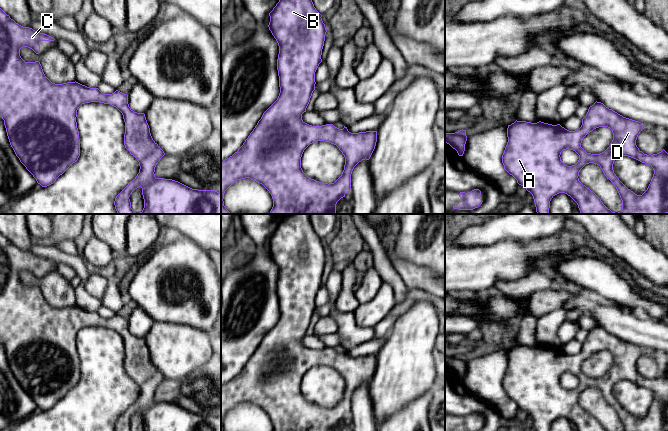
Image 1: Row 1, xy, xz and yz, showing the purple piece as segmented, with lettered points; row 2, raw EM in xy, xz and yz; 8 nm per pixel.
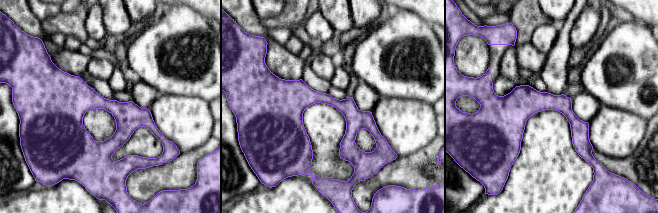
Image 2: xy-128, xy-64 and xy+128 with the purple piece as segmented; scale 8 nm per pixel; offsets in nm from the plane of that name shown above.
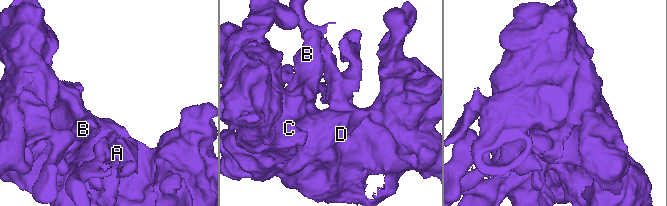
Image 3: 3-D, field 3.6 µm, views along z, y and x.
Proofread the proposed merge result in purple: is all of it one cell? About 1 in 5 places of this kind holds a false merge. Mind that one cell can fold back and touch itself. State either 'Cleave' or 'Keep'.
Keep

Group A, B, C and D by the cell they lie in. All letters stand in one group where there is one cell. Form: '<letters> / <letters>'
A B C D

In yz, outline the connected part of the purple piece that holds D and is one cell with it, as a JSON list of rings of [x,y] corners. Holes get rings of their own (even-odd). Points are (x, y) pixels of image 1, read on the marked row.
[[[597,101],[589,107],[586,116],[582,119],[581,127],[575,131],[569,131],[560,124],[516,120],[507,128],[508,142],[502,155],[502,163],[504,169],[517,180],[517,183],[532,194],[537,214],[550,214],[550,201],[559,193],[570,196],[577,203],[581,214],[666,214],[668,213],[668,153],[664,149],[653,155],[640,151],[636,140],[642,129],[641,122],[623,117]],[[599,127],[610,128],[613,140],[604,152],[587,153],[581,147],[582,140]],[[566,149],[573,150],[579,155],[575,165],[567,166],[561,161],[561,152]],[[623,156],[634,158],[654,170],[651,182],[642,195],[637,195],[628,189],[614,173],[614,161]],[[589,163],[599,165],[607,179],[616,187],[622,200],[620,212],[615,213],[608,209],[593,191],[579,181],[580,170]]]

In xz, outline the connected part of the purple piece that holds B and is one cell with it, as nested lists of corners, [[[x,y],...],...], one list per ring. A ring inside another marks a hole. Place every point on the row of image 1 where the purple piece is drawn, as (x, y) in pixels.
[[[279,0],[269,13],[269,30],[279,46],[277,70],[280,93],[277,100],[263,113],[261,119],[245,140],[243,145],[229,158],[221,162],[221,214],[231,214],[224,206],[225,191],[237,180],[250,178],[262,184],[271,194],[273,207],[270,214],[335,214],[337,202],[345,197],[351,189],[351,174],[354,167],[362,160],[369,160],[377,142],[377,131],[351,133],[333,124],[312,126],[302,120],[302,114],[310,102],[315,90],[315,72],[322,62],[326,27],[322,15],[316,10],[312,0]],[[325,141],[336,145],[345,157],[344,170],[334,183],[322,183],[309,178],[301,168],[301,157],[304,150],[312,143]]]

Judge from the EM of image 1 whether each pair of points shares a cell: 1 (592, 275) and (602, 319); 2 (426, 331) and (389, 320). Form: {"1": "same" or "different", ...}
{"1": "same", "2": "different"}

